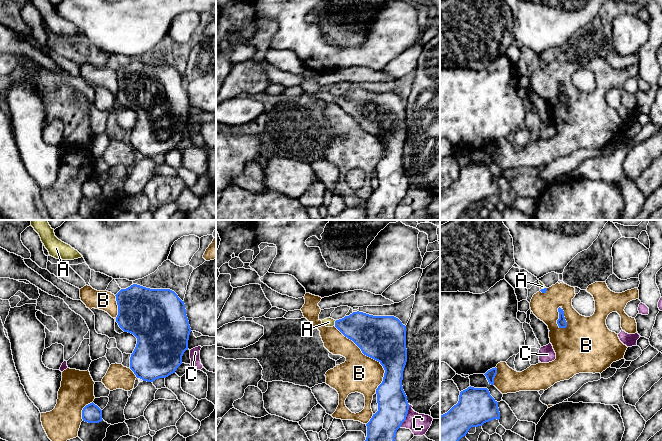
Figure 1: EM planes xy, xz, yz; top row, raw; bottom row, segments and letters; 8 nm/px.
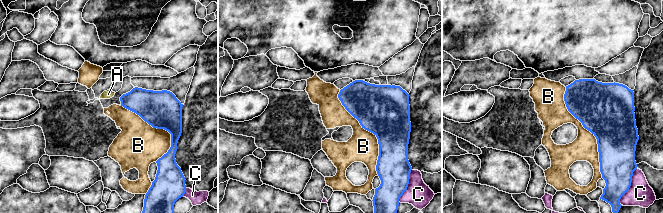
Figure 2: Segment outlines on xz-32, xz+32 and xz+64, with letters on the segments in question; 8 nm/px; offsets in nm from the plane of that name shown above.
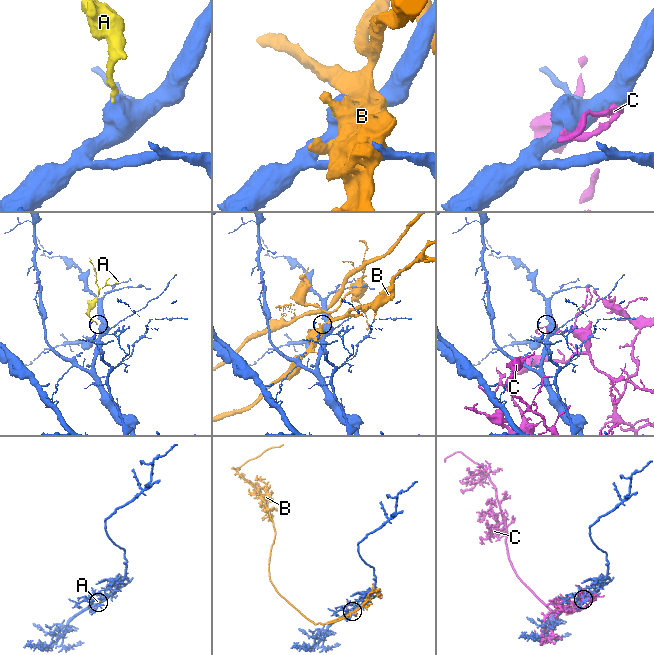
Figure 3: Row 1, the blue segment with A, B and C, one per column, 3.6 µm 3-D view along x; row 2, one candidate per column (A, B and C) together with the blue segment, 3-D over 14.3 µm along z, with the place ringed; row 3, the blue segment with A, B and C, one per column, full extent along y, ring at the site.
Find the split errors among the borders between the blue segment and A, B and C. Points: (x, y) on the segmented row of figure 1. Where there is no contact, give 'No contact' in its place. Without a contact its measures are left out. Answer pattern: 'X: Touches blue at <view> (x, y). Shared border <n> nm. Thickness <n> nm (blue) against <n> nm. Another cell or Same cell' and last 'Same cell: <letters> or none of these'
A: Touches blue at xz (335, 323). Shared border 50 nm. Thickness 260 nm (blue) against 80 nm. Same cell
B: Touches blue at xz (371, 357). Shared border 650 nm. Thickness 360 nm (blue) against 300 nm. Another cell
C: Touches blue at xz (406, 416). Shared border 200 nm. Thickness 240 nm (blue) against 160 nm. Another cell
Same cell: A

